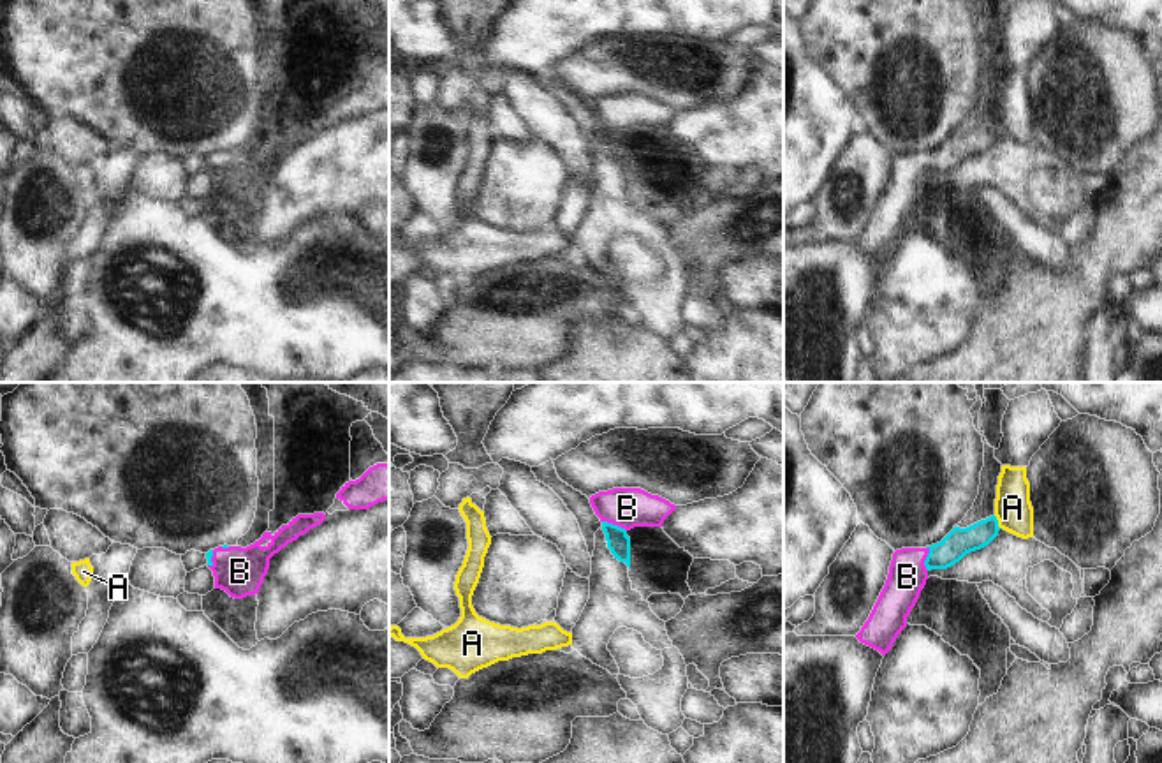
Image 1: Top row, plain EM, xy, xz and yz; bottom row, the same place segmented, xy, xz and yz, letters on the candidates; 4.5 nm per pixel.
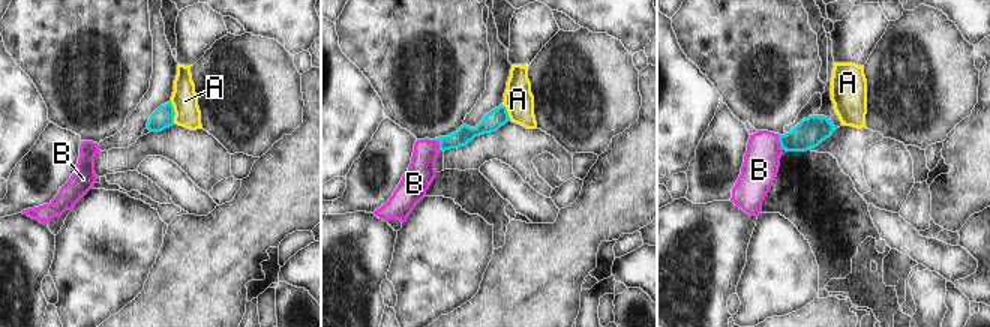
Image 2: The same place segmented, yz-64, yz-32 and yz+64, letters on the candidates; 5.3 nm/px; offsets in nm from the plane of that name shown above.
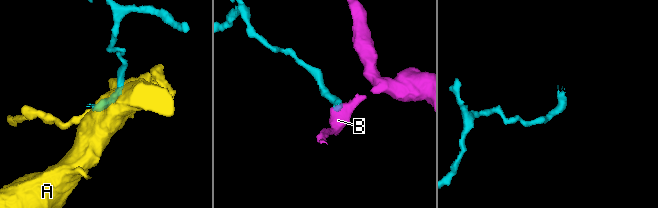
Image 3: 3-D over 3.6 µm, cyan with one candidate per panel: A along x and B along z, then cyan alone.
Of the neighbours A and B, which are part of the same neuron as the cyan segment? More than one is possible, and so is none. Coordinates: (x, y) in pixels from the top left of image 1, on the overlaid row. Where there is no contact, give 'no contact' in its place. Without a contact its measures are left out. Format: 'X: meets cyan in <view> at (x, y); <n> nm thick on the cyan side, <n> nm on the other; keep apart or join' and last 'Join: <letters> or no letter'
A: meets cyan in yz at (997, 522); 130 nm thick on the cyan side, 170 nm on the other; keep apart
B: meets cyan in yz at (926, 559); 130 nm thick on the cyan side, 180 nm on the other; join
Join: B

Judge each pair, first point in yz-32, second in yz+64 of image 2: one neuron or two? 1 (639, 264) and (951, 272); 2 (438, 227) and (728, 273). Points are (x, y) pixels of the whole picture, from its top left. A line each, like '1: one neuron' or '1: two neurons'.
1: one neuron
2: two neurons

